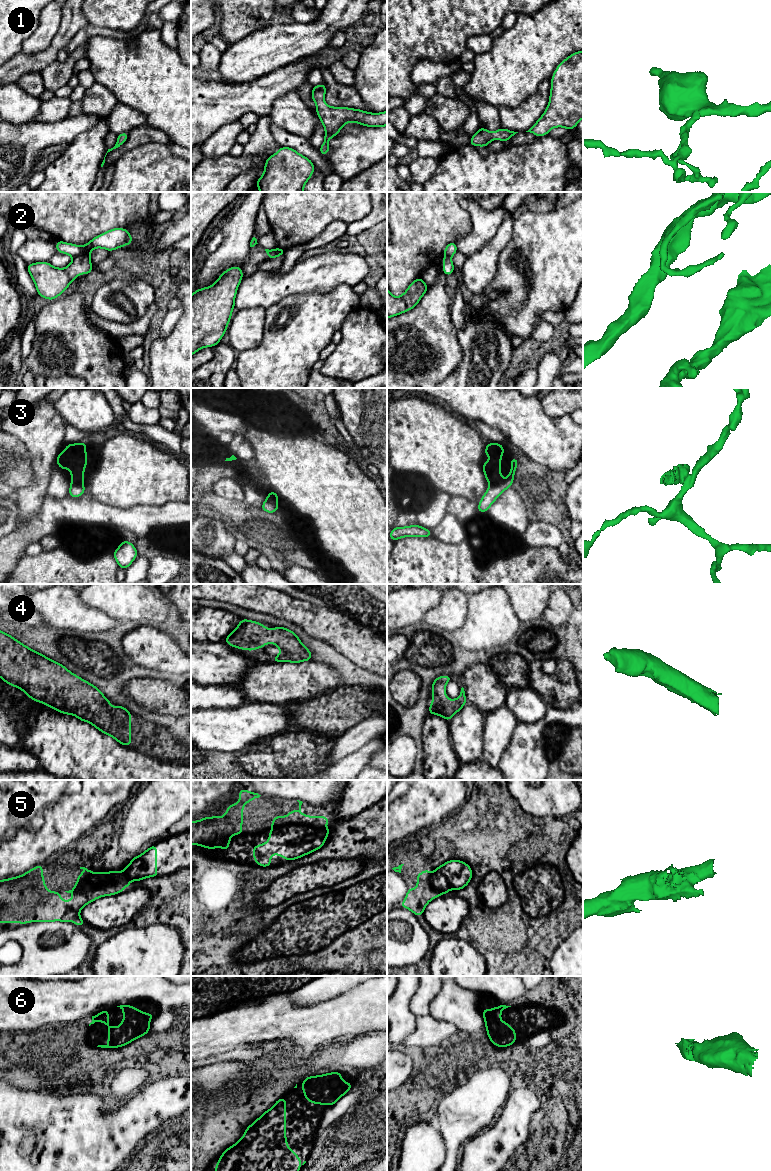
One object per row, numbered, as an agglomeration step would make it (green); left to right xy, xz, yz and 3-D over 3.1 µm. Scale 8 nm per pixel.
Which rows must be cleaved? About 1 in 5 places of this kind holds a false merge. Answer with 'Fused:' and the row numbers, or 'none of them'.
Fused: 2, 3

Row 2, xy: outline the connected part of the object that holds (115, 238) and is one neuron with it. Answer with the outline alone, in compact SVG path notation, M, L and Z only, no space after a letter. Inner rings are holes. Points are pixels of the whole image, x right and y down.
M114 228L94 237L84 246L56 240L56 252L64 253L74 258L83 254L90 255L94 248L104 248L109 252L130 245L132 242L133 238L127 229Z

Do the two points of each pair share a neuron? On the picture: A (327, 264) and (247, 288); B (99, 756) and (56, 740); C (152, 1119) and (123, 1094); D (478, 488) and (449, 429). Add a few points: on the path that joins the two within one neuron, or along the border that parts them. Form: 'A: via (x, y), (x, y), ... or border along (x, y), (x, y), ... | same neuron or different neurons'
A: via (307, 276), (286, 285), (267, 288) | same neuron
B: via (88, 755), (67, 747) | same neuron
C: border along (142, 1086), (120, 1104) | different neurons
D: via (463, 473), (450, 458), (449, 444) | same neuron

